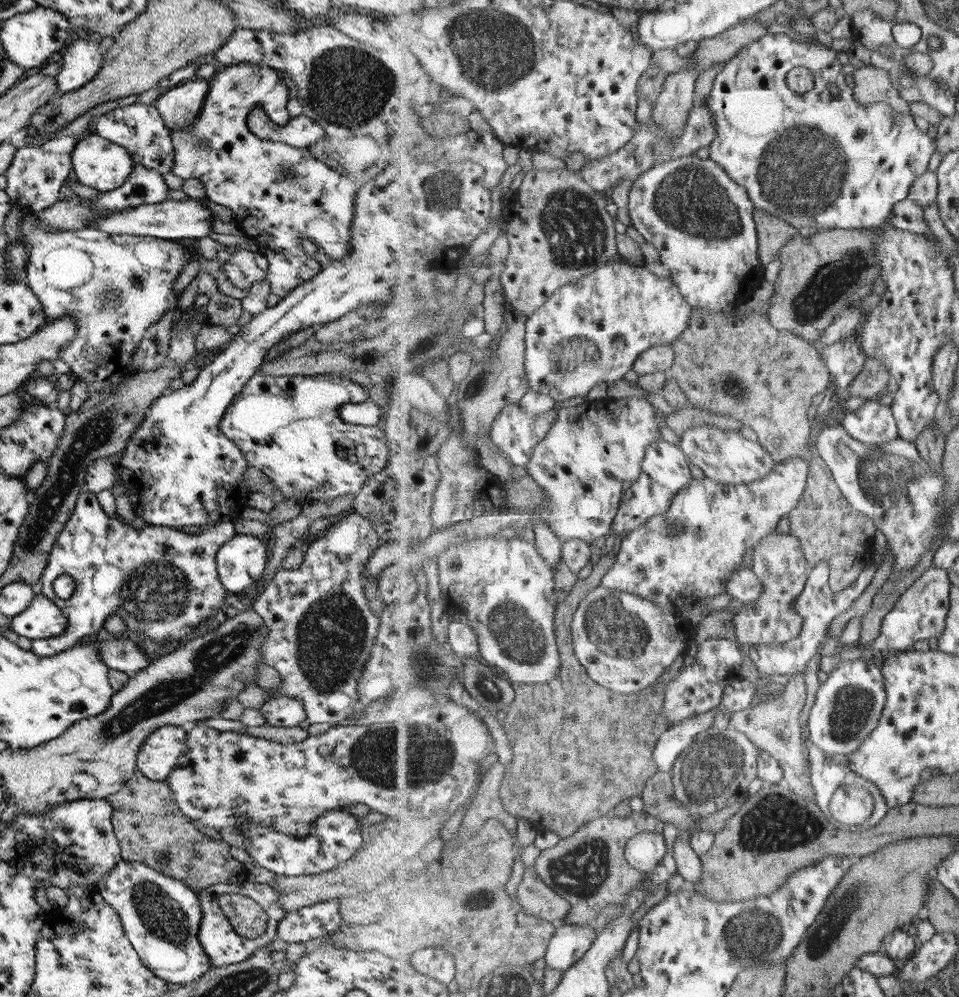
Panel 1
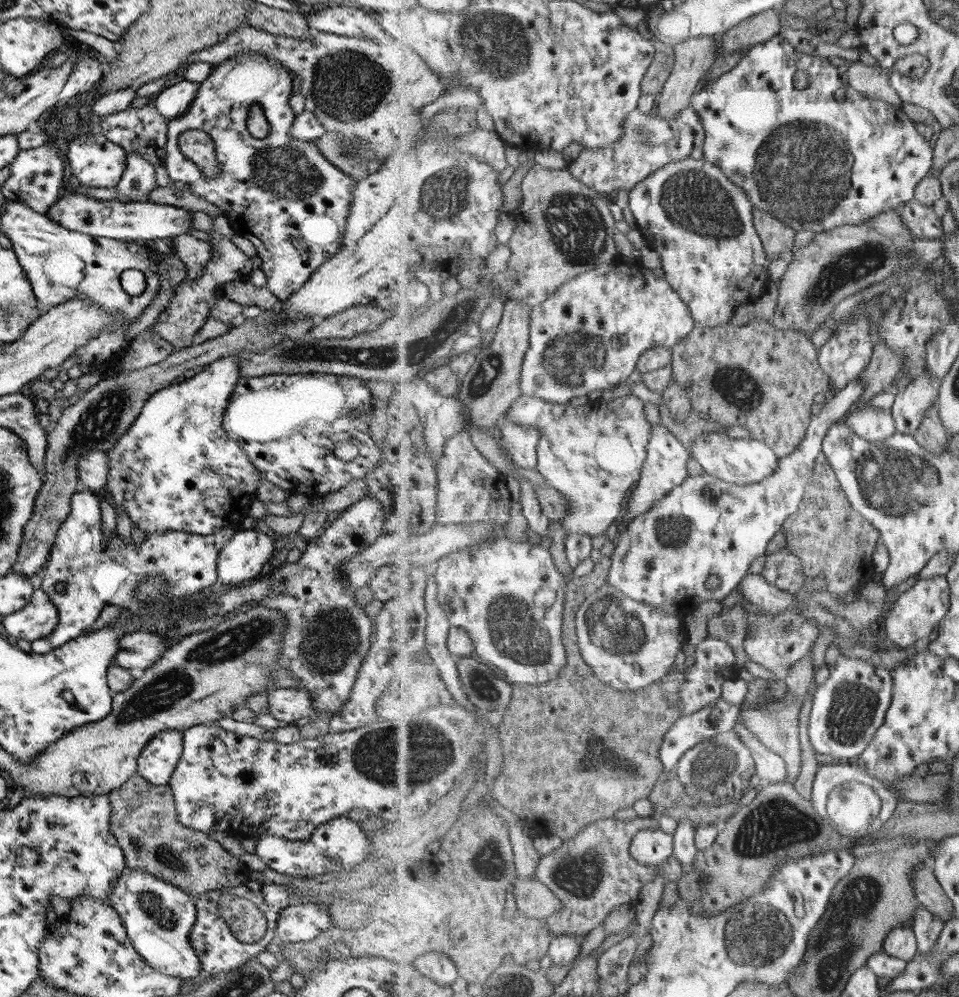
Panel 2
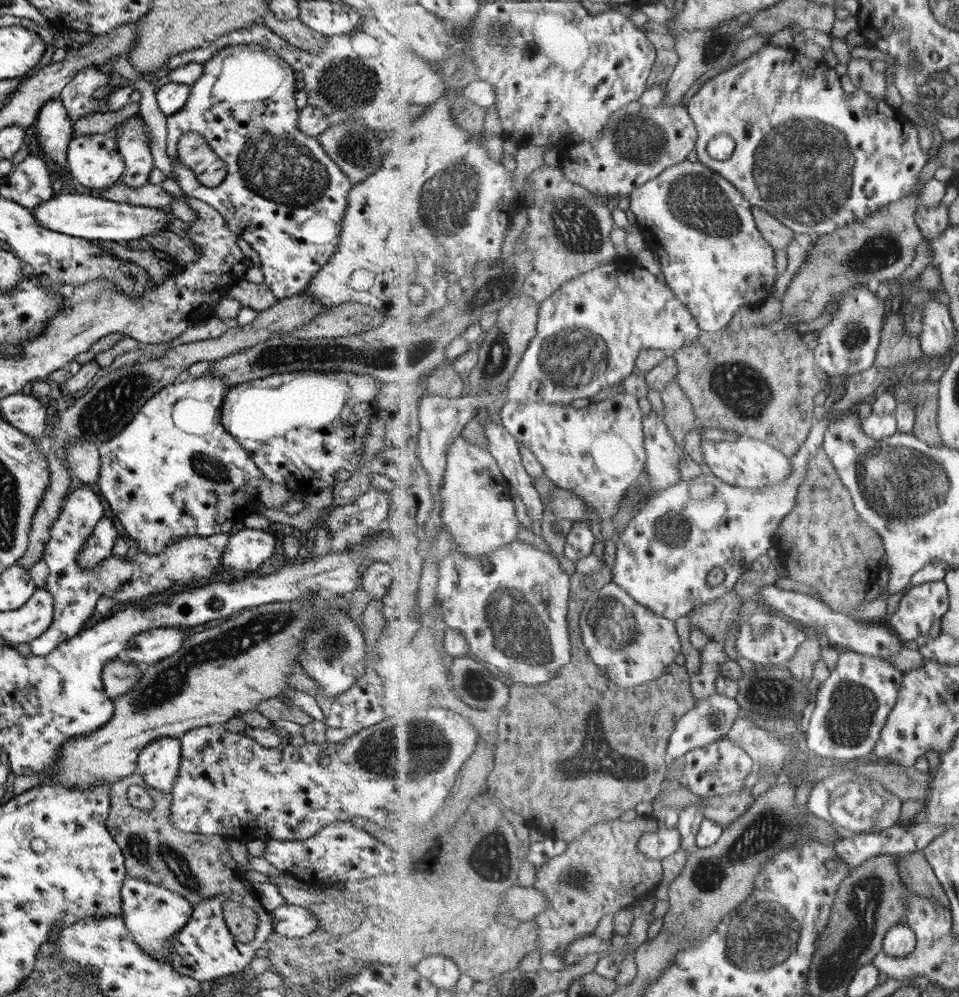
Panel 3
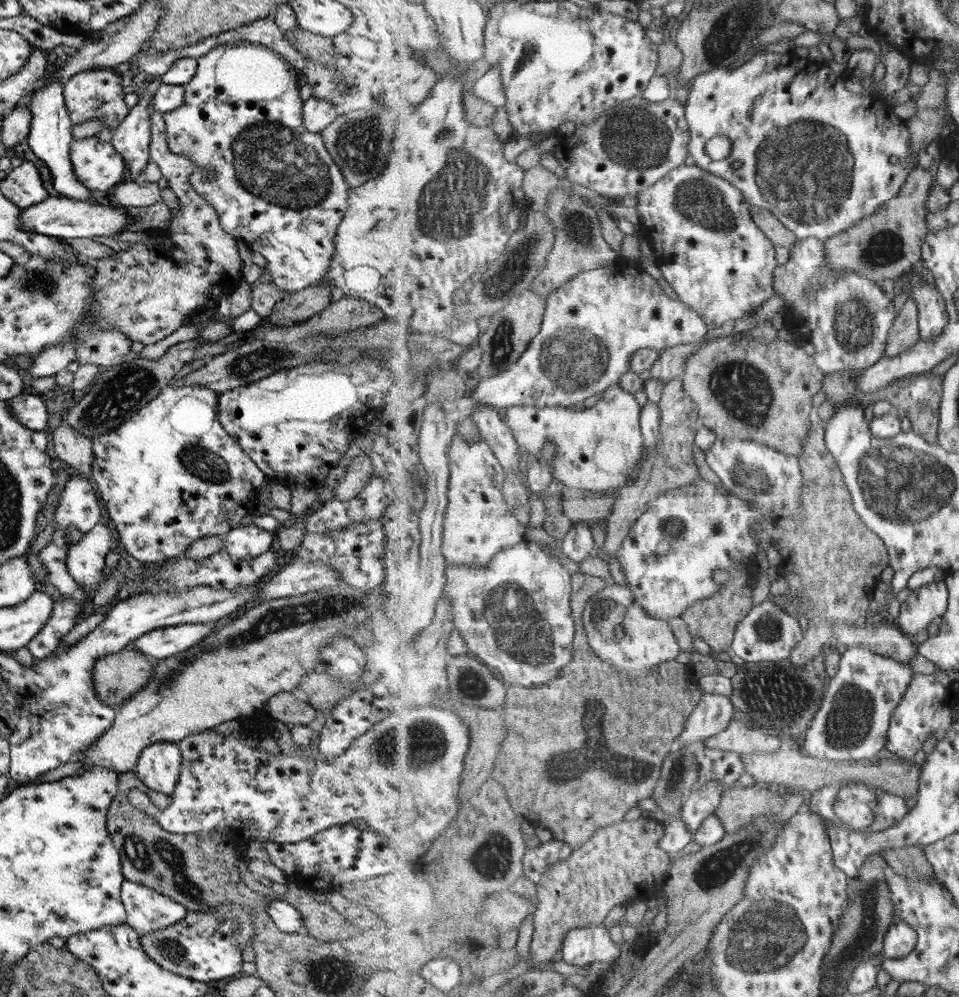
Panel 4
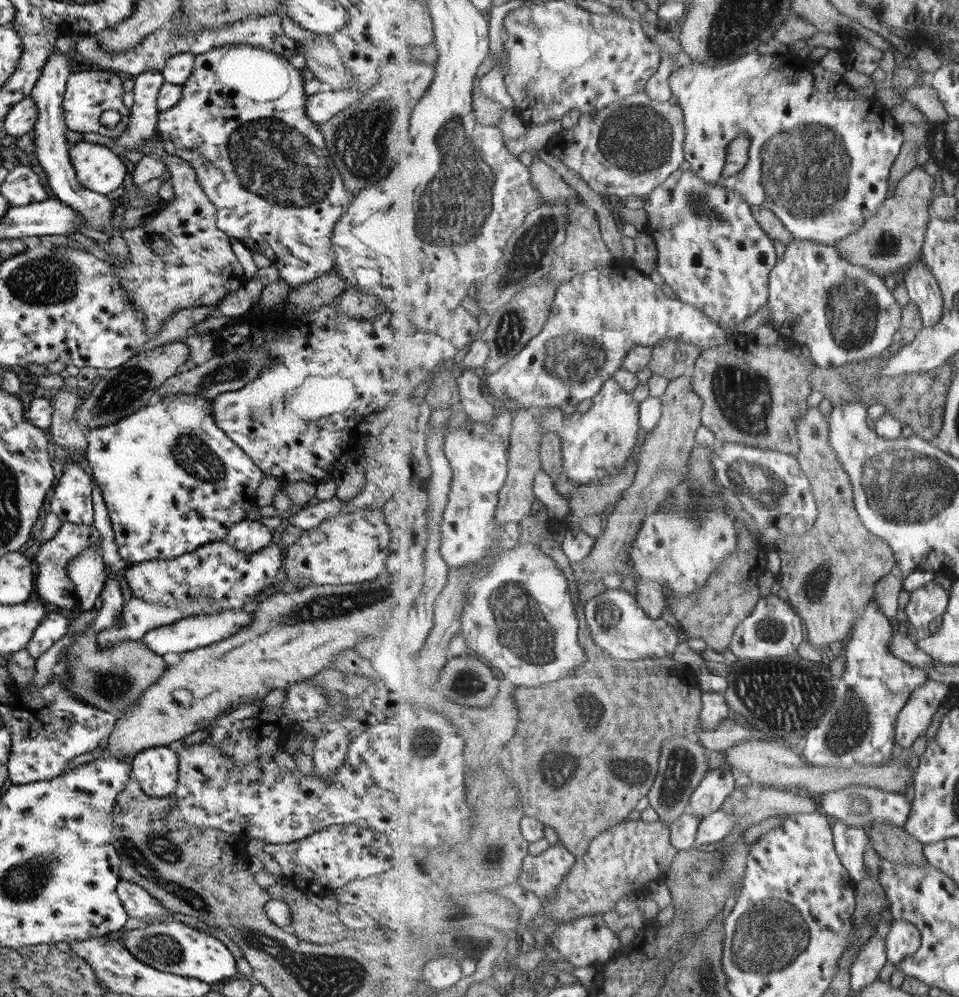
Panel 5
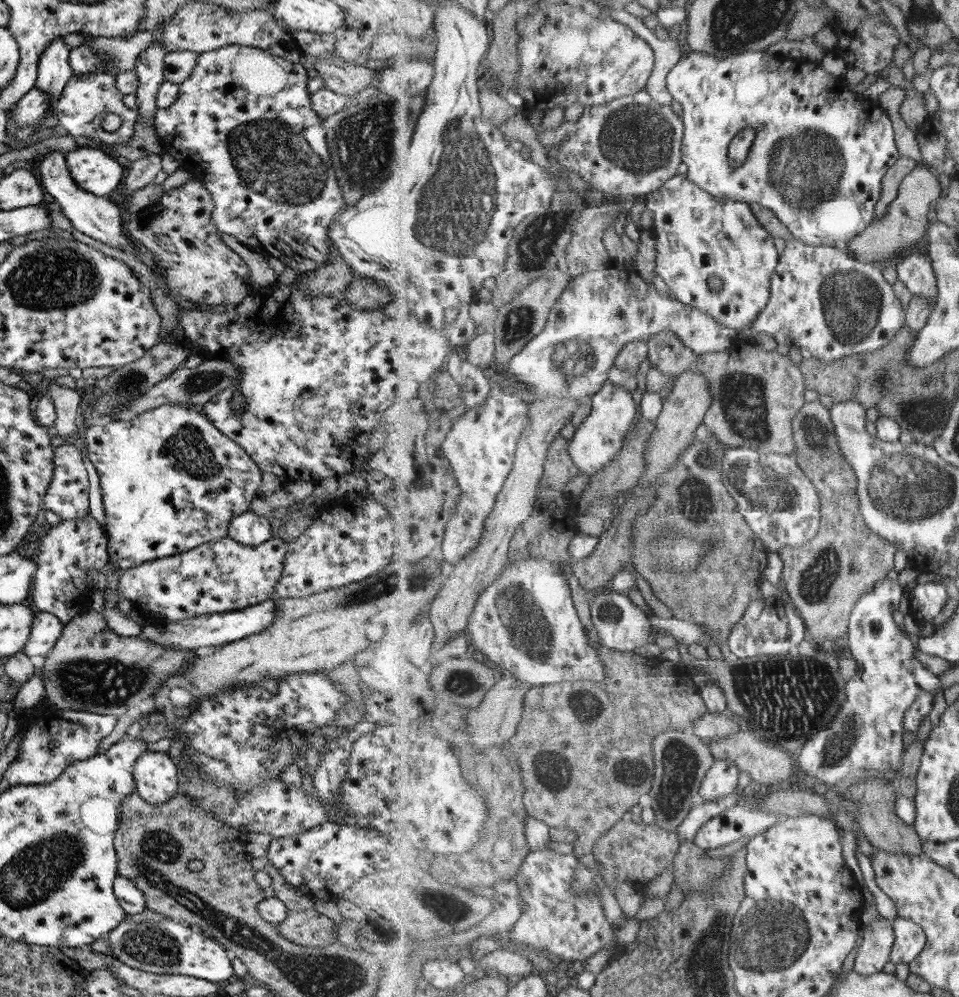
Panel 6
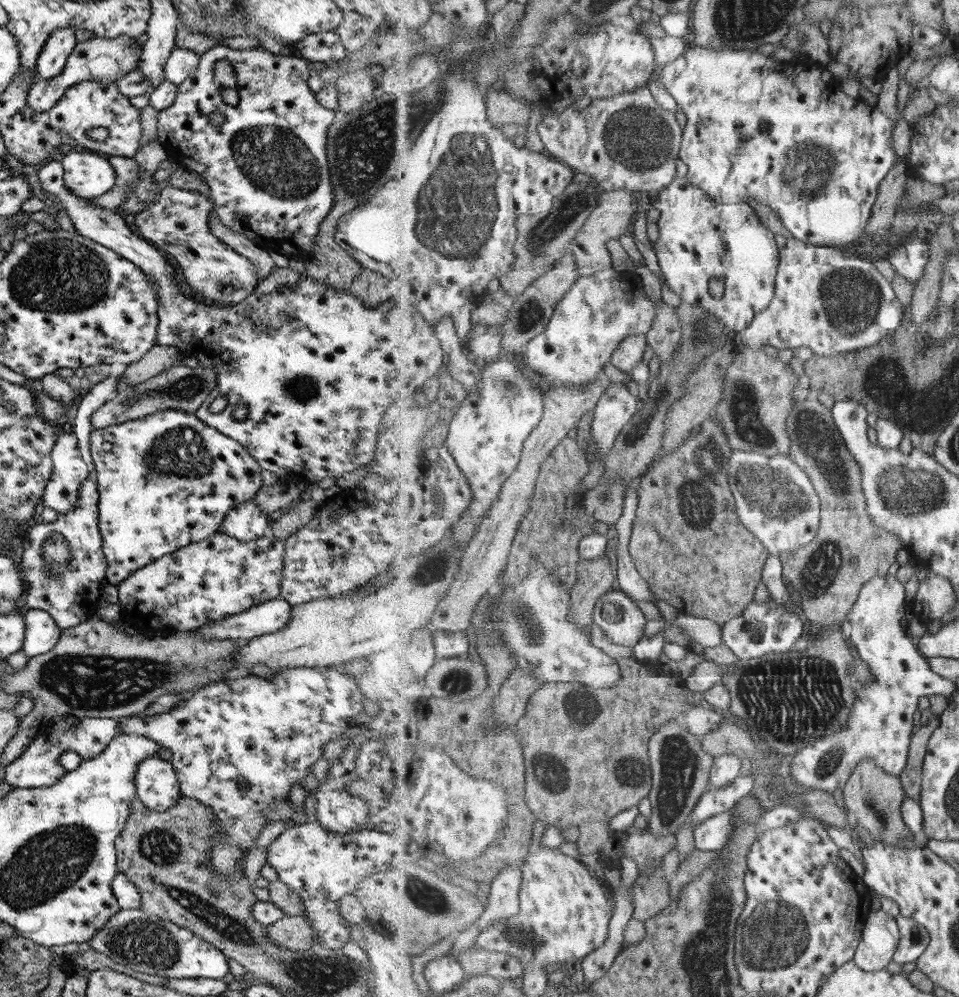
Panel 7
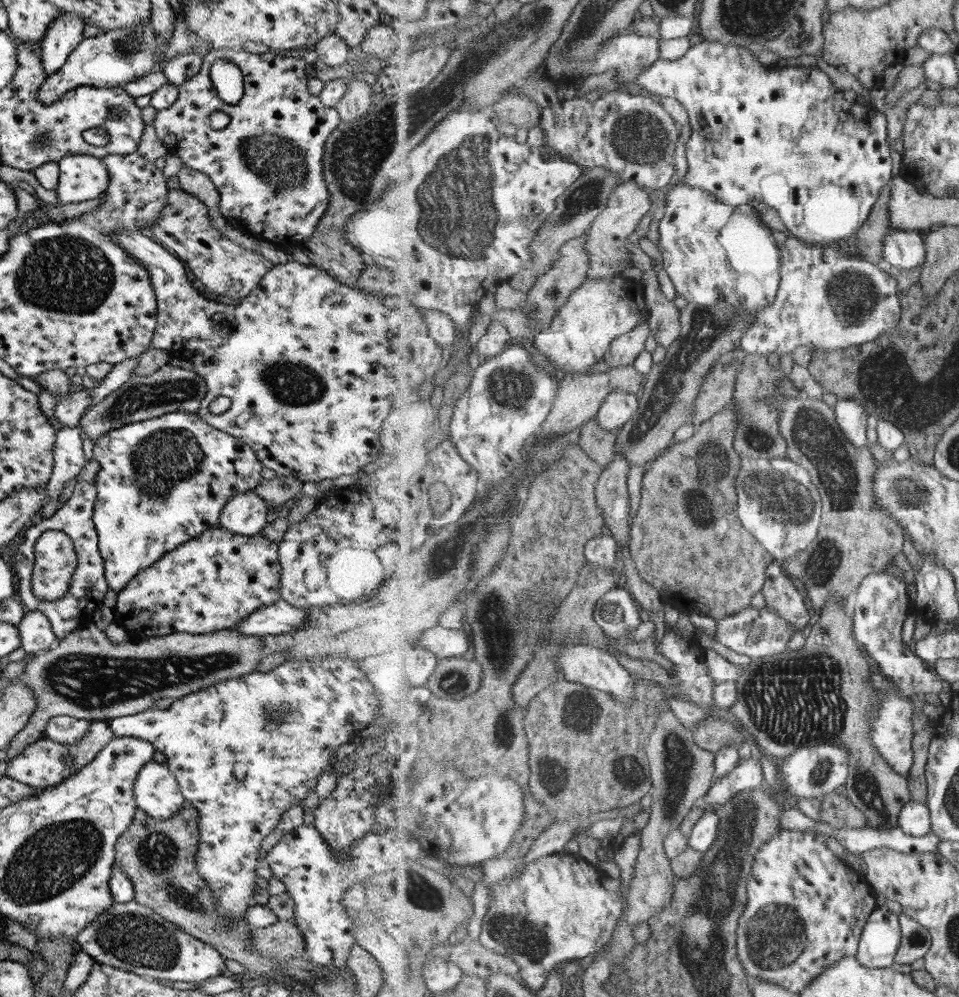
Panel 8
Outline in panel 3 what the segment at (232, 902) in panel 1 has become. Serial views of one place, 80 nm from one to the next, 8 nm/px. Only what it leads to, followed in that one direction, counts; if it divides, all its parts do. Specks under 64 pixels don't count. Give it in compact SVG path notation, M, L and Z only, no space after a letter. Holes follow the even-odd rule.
M135 772L110 784L109 800L107 831L123 855L125 876L166 888L182 896L193 908L206 898L227 894L229 898L222 902L222 916L229 934L240 942L252 941L255 938L257 917L249 907L236 900L245 896L248 885L245 880L235 878L235 862L231 860L227 844L223 842L231 836L185 833L175 829L169 823L171 794L147 786ZM131 784L137 784L147 790L153 803L151 811L143 812L127 802L127 786Z

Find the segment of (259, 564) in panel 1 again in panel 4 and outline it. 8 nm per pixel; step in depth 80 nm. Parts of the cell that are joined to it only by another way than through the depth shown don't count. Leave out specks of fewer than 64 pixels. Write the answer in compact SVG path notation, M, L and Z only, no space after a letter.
M253 523L237 525L229 529L223 536L223 549L235 560L248 561L270 549L273 538Z

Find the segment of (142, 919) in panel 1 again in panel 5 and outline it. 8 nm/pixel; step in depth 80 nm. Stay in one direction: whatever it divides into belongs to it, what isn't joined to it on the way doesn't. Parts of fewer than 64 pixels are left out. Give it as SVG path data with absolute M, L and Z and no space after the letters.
M119 879L115 885L115 890L121 906L129 918L153 918L154 923L157 923L157 920L161 920L163 923L162 918L174 914L174 912L166 910L160 902L156 902L144 888L136 884Z

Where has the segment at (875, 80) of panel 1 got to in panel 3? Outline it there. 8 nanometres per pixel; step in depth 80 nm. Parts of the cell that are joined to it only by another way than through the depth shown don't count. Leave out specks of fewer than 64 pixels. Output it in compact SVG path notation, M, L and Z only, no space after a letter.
M854 58L848 64L848 74L854 86L861 91L869 92L869 96L885 100L885 79L883 73L876 72L871 66L871 59Z

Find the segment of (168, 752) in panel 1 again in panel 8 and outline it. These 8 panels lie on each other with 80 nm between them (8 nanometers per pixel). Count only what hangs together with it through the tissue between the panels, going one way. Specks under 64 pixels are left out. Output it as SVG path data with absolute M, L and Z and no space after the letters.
M153 761L141 765L132 790L135 807L155 820L173 817L186 802L166 765Z

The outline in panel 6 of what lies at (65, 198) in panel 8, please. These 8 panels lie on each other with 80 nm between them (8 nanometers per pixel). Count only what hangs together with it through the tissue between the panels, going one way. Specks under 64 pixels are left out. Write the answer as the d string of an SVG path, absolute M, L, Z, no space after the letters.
M96 146L69 147L64 153L66 167L77 188L95 196L106 196L119 184L123 168L115 161L115 155Z

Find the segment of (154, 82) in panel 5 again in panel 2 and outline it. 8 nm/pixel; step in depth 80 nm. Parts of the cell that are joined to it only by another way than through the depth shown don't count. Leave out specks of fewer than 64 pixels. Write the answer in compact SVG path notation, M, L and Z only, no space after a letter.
M125 153L126 165L115 186L118 190L118 200L115 201L148 200L148 192L157 187L154 181L154 166L139 153Z

